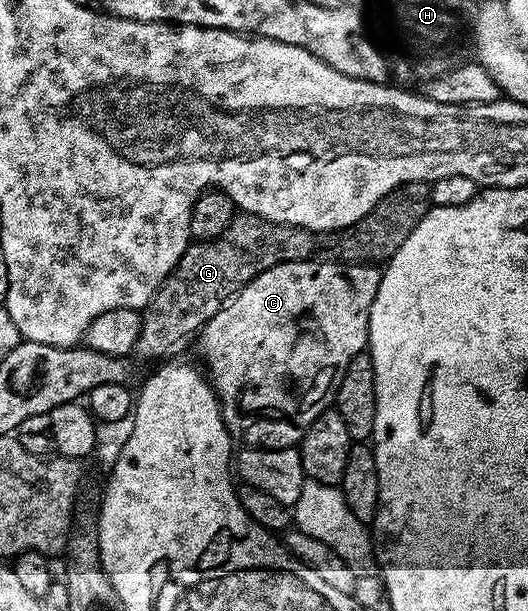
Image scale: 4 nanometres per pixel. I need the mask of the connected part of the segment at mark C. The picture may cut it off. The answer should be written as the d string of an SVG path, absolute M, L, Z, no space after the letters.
M314 259L287 260L278 266L270 266L270 270L262 270L262 274L258 274L246 286L239 288L200 329L198 339L200 339L200 356L205 364L203 367L206 369L212 389L216 392L216 399L220 402L220 412L224 416L224 424L233 441L244 446L262 448L290 448L299 445L306 430L335 401L336 391L342 382L346 366L350 366L354 357L367 349L370 306L380 285L381 269L372 262L352 262L347 265L349 268L339 268L338 265L339 263L336 262L321 262L319 259Z

